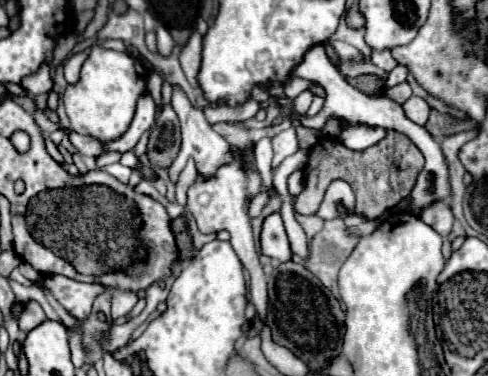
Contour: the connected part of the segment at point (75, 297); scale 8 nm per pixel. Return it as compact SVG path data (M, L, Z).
M62 275L45 276L44 284L51 294L56 296L56 300L80 322L90 316L94 298L100 292L108 290L100 284L82 284Z

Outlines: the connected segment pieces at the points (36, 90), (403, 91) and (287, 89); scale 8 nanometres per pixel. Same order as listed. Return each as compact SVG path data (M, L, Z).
M44 64L34 76L26 76L22 80L22 88L28 90L30 94L34 94L34 96L42 94L44 90L52 90L52 80L50 80L50 74L48 74L48 64Z
M405 81L387 90L386 95L402 105L408 98L412 96L413 92L410 85Z
M290 78L290 80L286 82L286 86L284 86L284 94L286 94L288 98L296 98L300 92L308 90L310 84L312 84L312 82L302 80L302 78Z

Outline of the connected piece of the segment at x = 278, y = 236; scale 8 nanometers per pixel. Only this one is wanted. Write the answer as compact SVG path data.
M272 212L270 216L266 216L266 220L262 224L260 246L262 246L262 254L266 254L274 260L280 260L280 262L290 260L292 250L288 244L288 236L286 236L280 212Z

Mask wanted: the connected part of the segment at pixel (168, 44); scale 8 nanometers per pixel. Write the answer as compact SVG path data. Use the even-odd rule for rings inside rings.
M160 24L160 26L156 28L156 36L158 36L158 52L164 54L164 56L168 56L170 50L172 50L172 46L174 46L174 40L172 40L170 32Z

